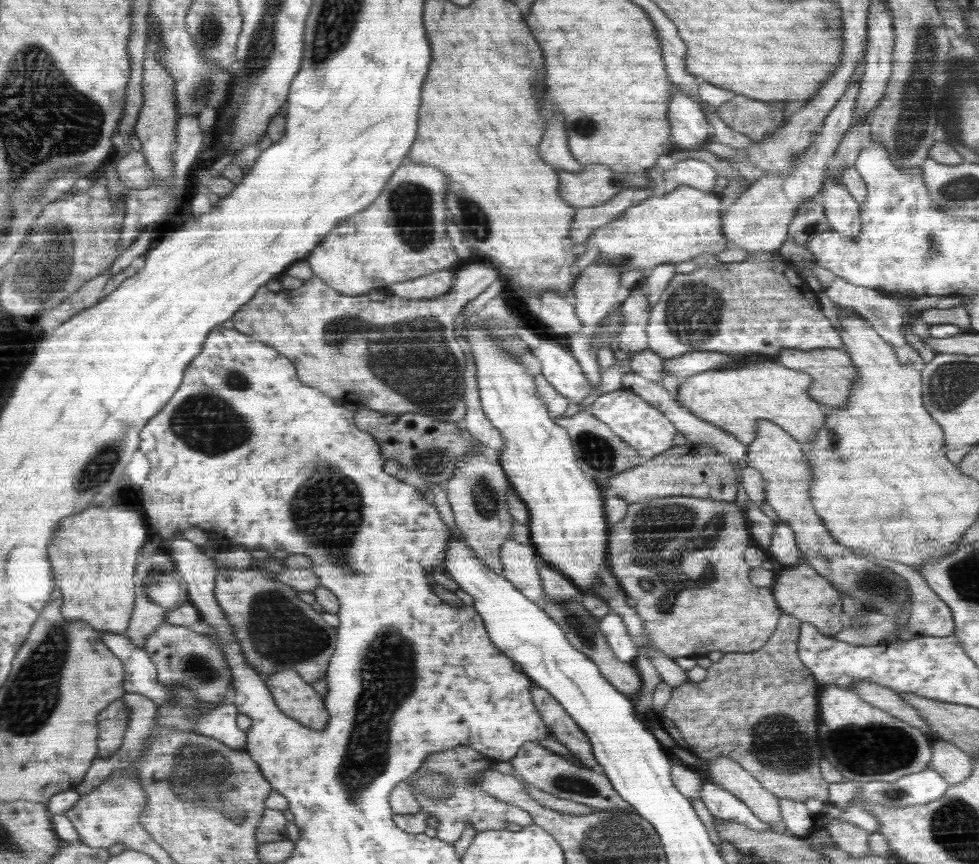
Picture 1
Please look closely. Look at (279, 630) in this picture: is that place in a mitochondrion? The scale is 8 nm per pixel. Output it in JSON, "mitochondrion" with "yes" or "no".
{"mitochondrion":"yes"}

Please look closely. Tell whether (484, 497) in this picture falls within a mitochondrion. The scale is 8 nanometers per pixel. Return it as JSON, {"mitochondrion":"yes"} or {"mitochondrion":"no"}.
{"mitochondrion":"yes"}

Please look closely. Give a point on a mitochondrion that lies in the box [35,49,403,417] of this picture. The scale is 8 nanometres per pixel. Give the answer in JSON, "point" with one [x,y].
{"point":[202,90]}

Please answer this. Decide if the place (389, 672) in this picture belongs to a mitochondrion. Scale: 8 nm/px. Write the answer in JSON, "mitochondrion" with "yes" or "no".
{"mitochondrion":"yes"}

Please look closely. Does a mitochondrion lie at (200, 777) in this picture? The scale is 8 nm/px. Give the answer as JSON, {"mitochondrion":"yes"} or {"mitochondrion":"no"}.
{"mitochondrion":"yes"}

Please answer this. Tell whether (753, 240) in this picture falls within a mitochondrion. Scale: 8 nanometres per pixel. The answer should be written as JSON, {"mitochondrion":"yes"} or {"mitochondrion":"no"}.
{"mitochondrion":"no"}

